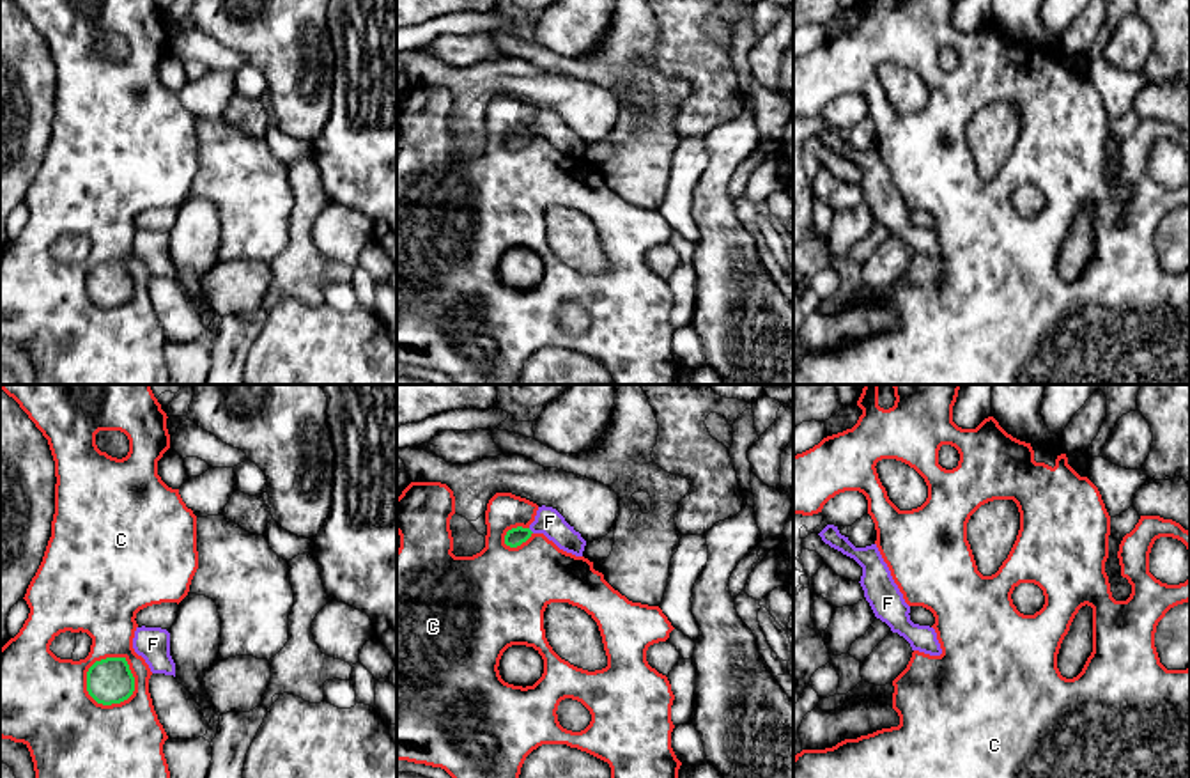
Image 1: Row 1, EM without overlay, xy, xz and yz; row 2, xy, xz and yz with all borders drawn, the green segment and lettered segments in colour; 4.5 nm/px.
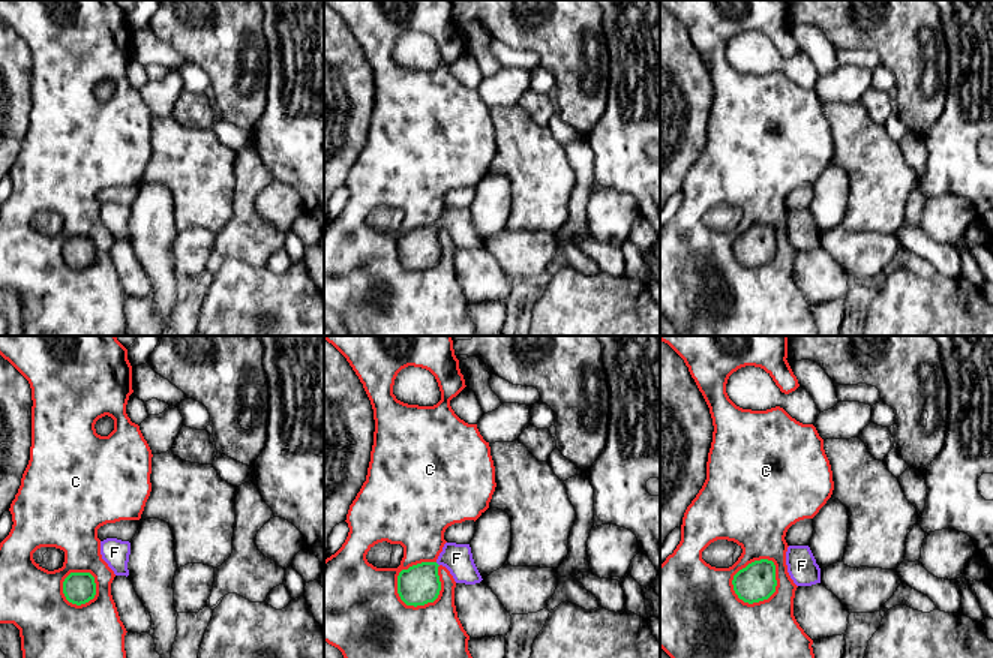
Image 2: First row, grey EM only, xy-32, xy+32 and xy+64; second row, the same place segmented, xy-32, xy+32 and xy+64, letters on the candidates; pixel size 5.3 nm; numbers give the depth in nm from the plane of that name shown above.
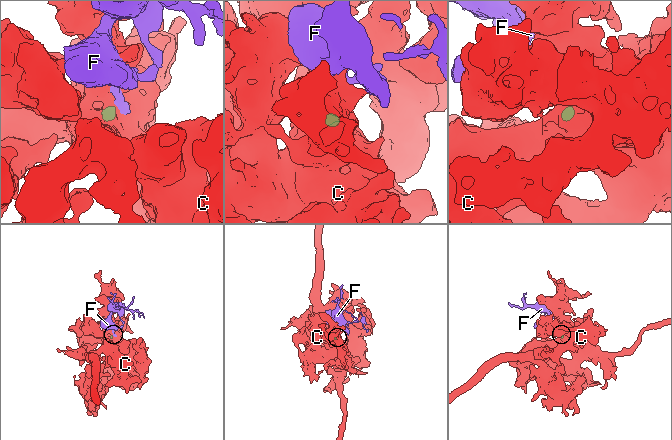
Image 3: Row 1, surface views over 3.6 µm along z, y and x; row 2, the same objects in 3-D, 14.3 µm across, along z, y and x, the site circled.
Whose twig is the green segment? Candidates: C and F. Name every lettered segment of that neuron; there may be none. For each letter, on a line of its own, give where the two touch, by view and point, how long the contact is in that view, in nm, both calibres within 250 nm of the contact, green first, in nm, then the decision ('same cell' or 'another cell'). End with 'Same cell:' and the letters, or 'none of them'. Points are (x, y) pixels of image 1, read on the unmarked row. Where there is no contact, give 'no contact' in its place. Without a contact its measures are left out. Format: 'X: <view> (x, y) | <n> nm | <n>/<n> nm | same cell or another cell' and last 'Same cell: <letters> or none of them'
C: xy (133, 293) | 260 nm | 200/360 nm | another cell
F: xz (530, 133) | 40 nm | 90/120 nm | same cell
Same cell: F

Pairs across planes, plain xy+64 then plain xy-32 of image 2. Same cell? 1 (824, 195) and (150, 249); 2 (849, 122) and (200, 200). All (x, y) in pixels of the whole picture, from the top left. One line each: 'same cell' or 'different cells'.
1: same cell
2: same cell

